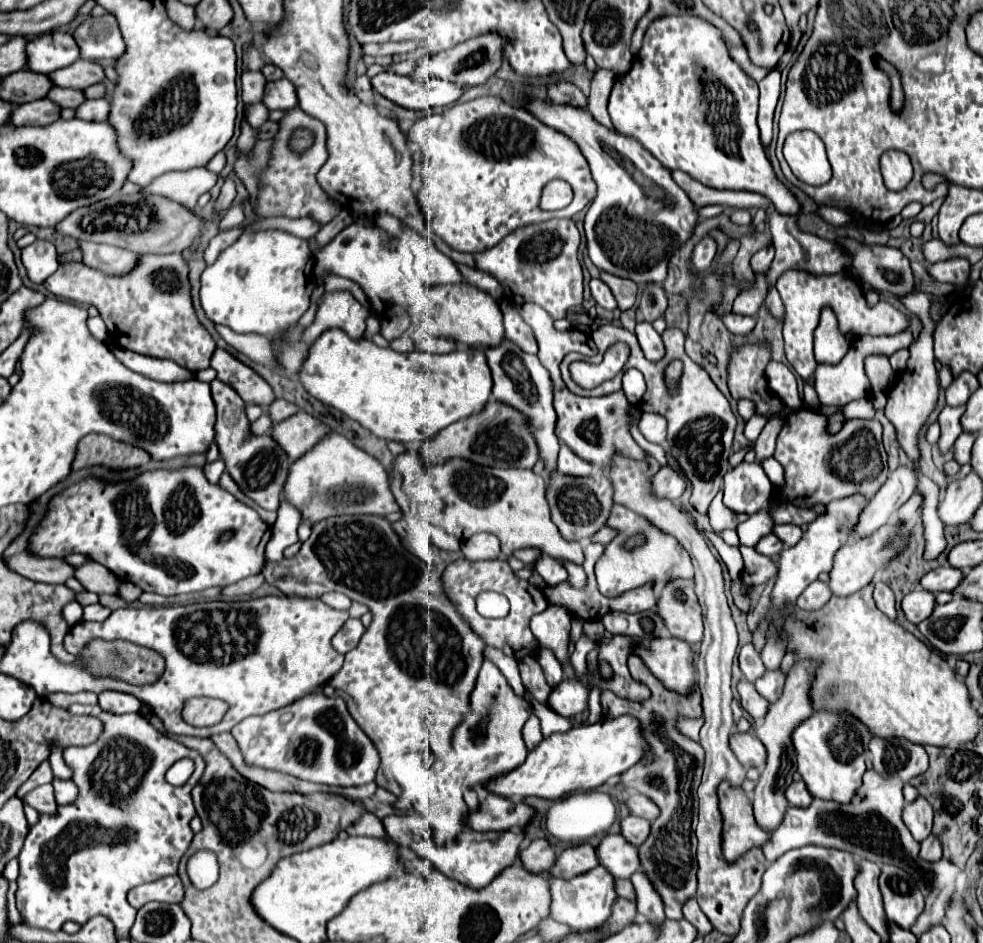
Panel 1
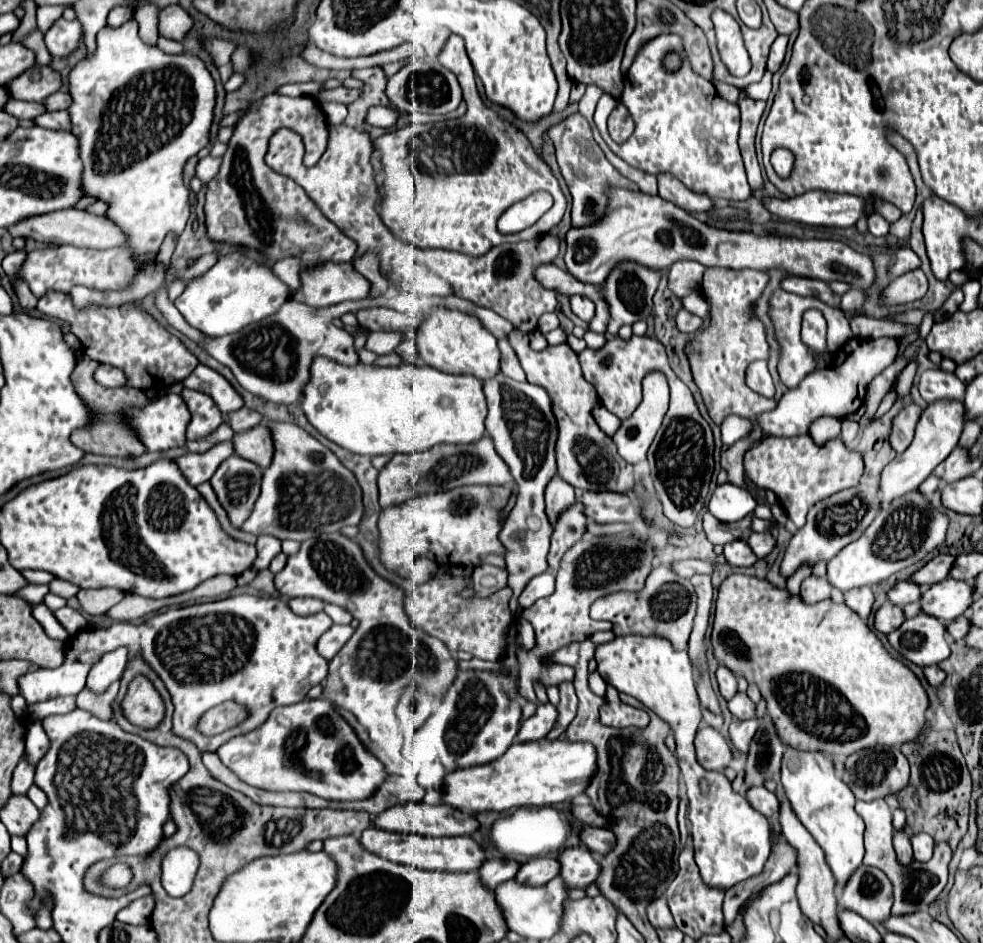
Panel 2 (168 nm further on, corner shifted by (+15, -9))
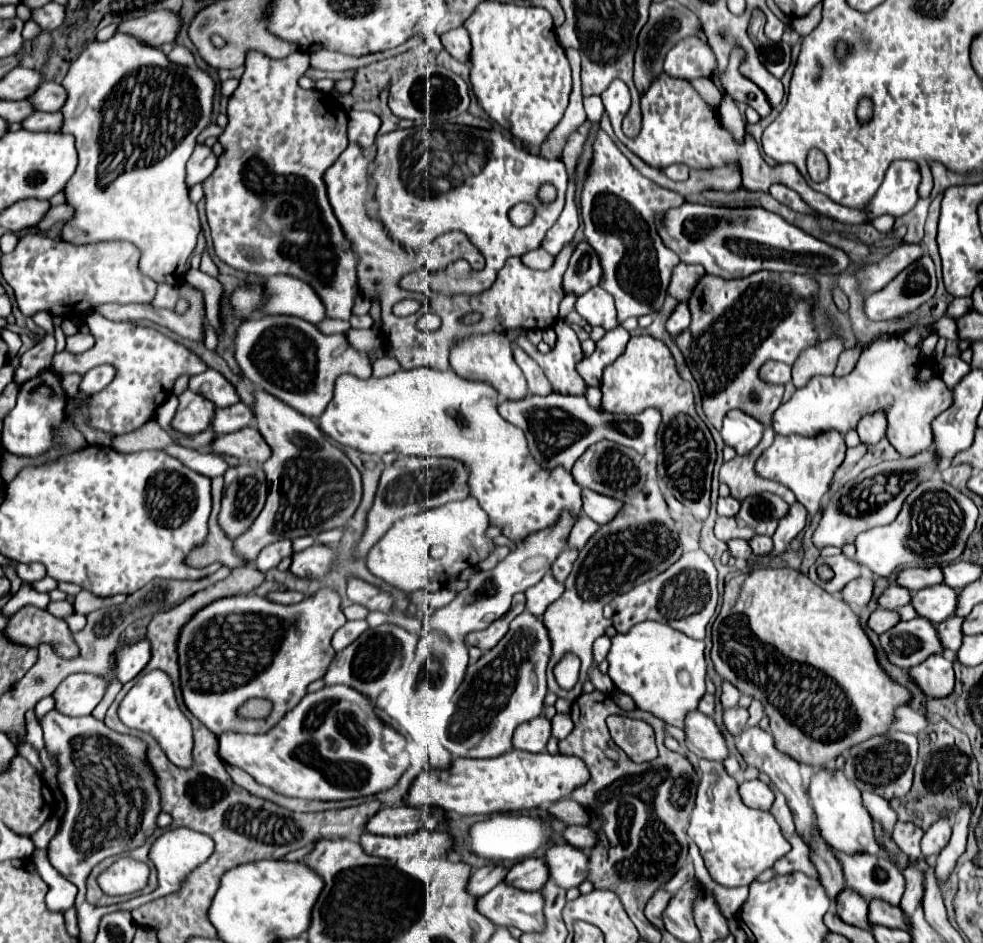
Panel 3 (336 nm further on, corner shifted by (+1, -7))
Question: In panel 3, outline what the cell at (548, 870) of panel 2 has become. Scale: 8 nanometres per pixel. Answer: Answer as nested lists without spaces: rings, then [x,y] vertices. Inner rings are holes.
[[[529,857],[529,859],[515,863],[505,875],[503,883],[513,885],[521,891],[539,891],[547,879],[549,879],[549,869],[543,863],[543,859]]]

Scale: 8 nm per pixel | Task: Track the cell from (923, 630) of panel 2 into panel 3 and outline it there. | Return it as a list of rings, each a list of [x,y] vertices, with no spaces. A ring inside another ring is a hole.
[[[923,617],[893,625],[887,633],[879,635],[879,641],[889,663],[901,669],[919,665],[931,653],[943,653],[935,627]]]

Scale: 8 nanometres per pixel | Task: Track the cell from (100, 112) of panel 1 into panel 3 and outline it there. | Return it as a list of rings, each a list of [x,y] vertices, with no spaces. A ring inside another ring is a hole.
[[[31,113],[27,119],[21,121],[23,129],[31,129],[31,131],[59,131],[61,129],[61,113]]]

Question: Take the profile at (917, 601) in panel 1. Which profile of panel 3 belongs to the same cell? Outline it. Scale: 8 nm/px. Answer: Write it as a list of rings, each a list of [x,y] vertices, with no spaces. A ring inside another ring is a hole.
[[[875,609],[869,619],[867,619],[867,625],[877,633],[885,633],[889,631],[895,623],[899,623],[899,615],[895,611],[887,611],[887,609]]]

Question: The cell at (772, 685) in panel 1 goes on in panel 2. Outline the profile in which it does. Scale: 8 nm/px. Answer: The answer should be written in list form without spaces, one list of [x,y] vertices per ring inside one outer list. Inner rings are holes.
[[[737,693],[729,701],[729,711],[733,713],[733,717],[739,717],[739,719],[751,719],[751,717],[755,717],[755,709],[757,709],[757,705],[749,699],[747,693]]]

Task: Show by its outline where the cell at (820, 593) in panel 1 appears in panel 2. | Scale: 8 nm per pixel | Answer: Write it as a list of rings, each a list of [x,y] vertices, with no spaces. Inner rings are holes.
[[[807,577],[807,579],[803,579],[803,583],[801,583],[801,593],[799,593],[799,597],[801,597],[801,601],[805,601],[805,603],[809,603],[809,605],[813,605],[813,603],[819,603],[819,601],[823,601],[823,599],[827,599],[831,595],[831,585],[827,583],[827,579],[825,577]]]

